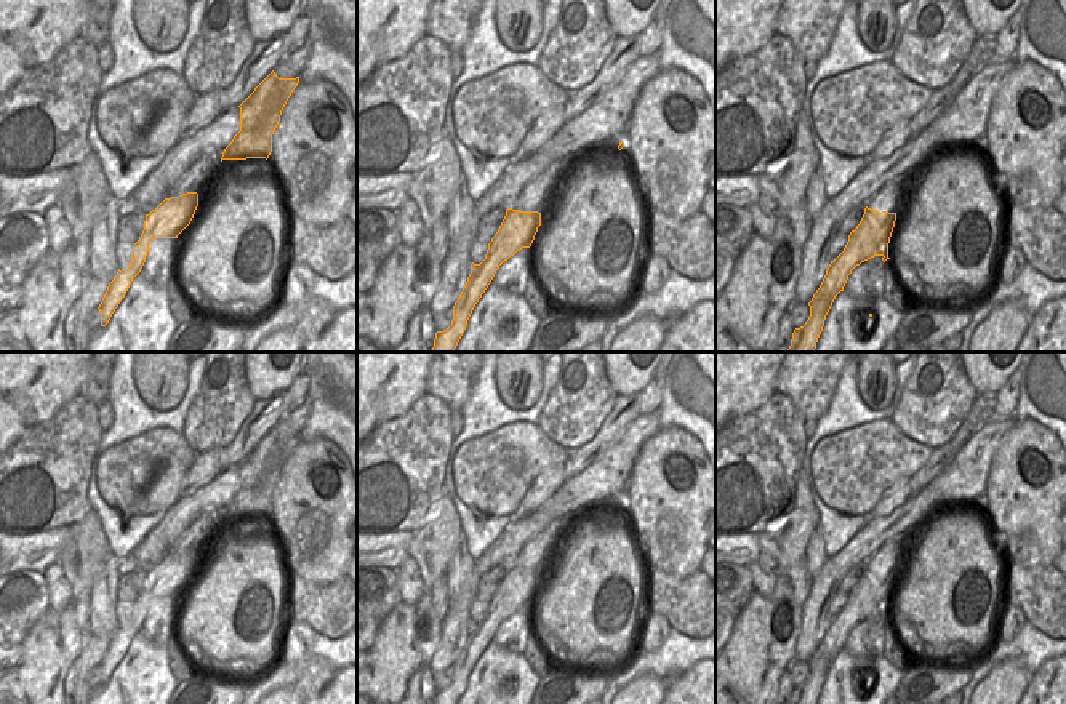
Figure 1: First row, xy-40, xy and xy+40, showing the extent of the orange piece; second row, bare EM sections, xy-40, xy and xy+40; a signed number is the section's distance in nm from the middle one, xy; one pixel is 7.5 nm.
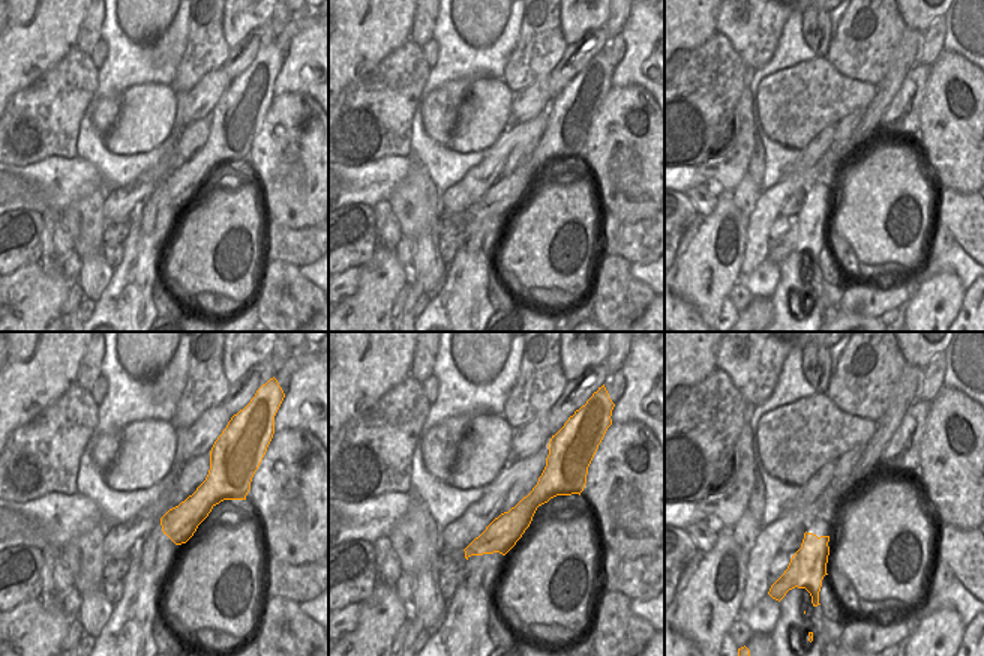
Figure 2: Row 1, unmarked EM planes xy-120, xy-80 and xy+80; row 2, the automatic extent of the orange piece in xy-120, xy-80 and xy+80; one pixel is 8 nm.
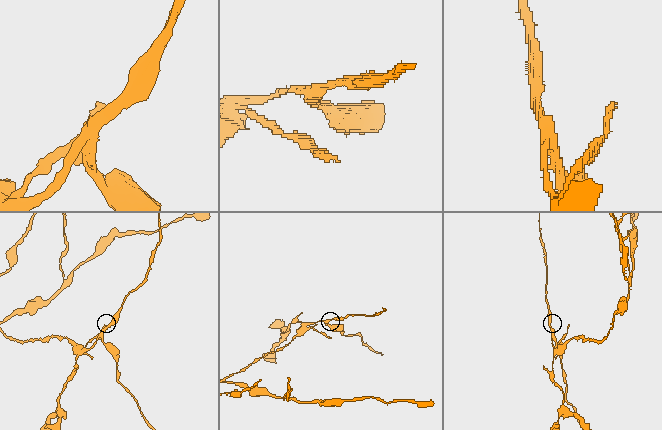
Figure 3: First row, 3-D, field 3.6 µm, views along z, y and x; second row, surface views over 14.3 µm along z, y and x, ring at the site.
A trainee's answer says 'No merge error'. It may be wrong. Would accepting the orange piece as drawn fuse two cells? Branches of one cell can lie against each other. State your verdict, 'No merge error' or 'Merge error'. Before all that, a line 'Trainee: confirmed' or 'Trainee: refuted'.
Trainee: refuted
Merge error

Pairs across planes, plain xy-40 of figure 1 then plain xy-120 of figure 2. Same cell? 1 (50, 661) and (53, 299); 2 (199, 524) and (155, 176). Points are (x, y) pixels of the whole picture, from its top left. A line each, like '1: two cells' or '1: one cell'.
1: one cell
2: two cells

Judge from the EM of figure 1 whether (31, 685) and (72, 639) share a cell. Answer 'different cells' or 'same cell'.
same cell

